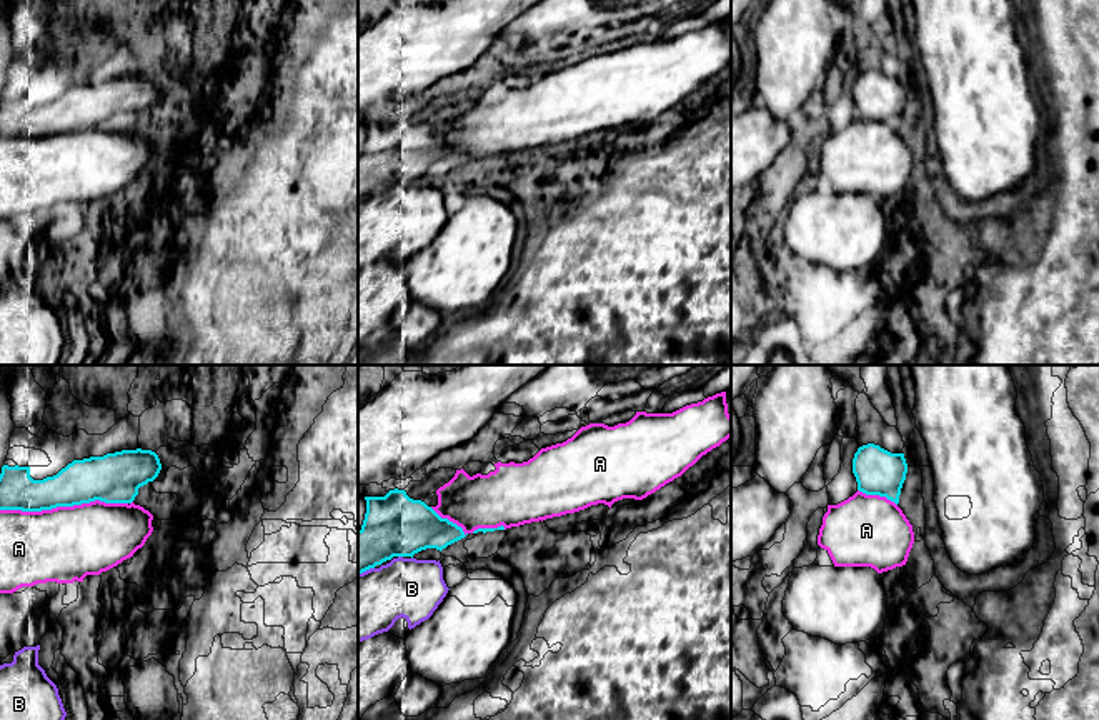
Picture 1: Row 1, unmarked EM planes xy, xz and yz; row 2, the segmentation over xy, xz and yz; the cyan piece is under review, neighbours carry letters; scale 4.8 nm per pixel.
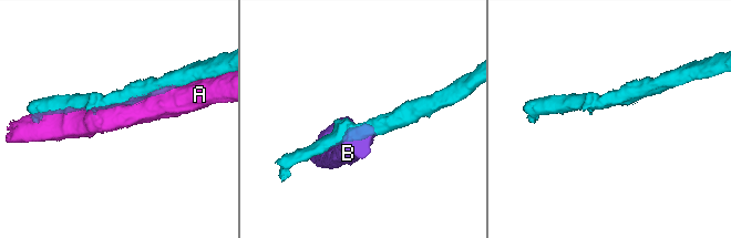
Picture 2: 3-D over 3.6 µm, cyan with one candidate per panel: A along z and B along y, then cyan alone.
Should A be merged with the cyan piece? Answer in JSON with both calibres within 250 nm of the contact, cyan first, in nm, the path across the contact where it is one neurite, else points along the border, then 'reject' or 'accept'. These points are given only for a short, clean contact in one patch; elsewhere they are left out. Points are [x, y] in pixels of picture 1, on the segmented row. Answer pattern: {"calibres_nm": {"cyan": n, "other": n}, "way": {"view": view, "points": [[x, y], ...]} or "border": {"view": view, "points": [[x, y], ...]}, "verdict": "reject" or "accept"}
{"calibres_nm": {"cyan": 220, "other": 360}, "verdict": "reject"}

